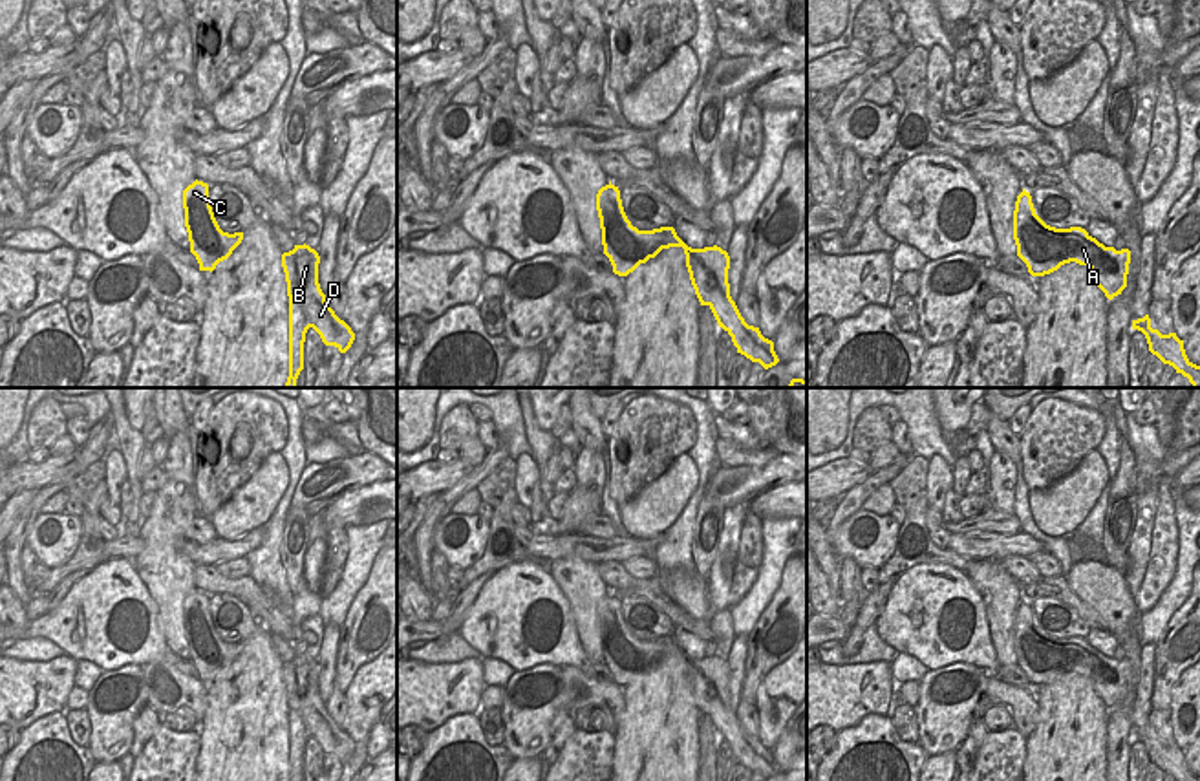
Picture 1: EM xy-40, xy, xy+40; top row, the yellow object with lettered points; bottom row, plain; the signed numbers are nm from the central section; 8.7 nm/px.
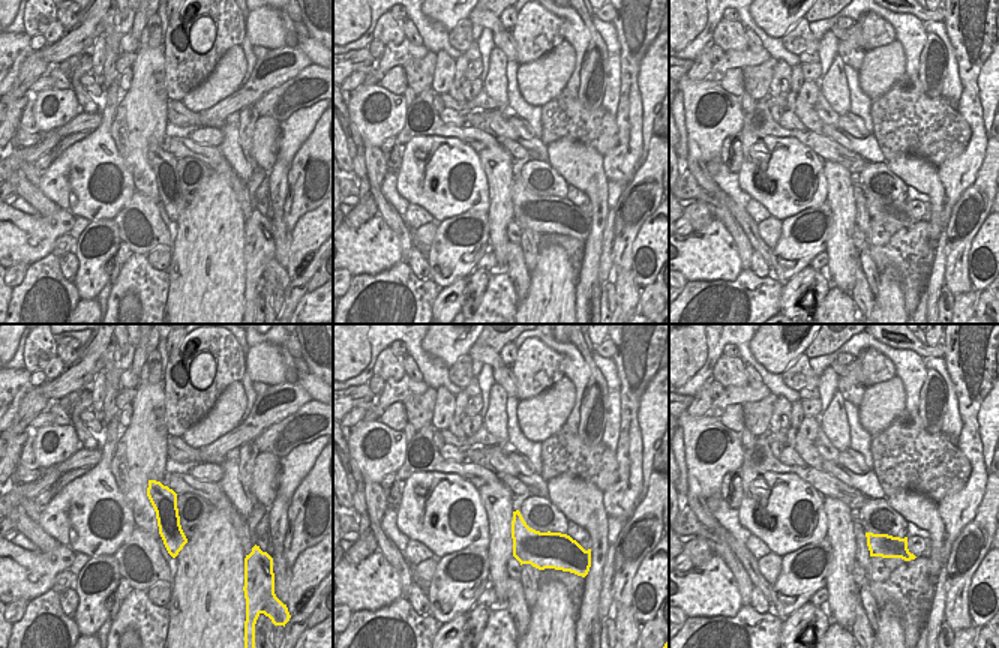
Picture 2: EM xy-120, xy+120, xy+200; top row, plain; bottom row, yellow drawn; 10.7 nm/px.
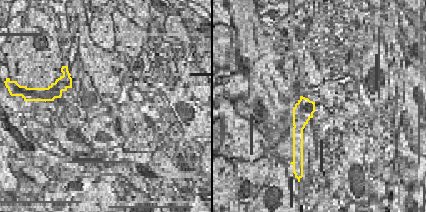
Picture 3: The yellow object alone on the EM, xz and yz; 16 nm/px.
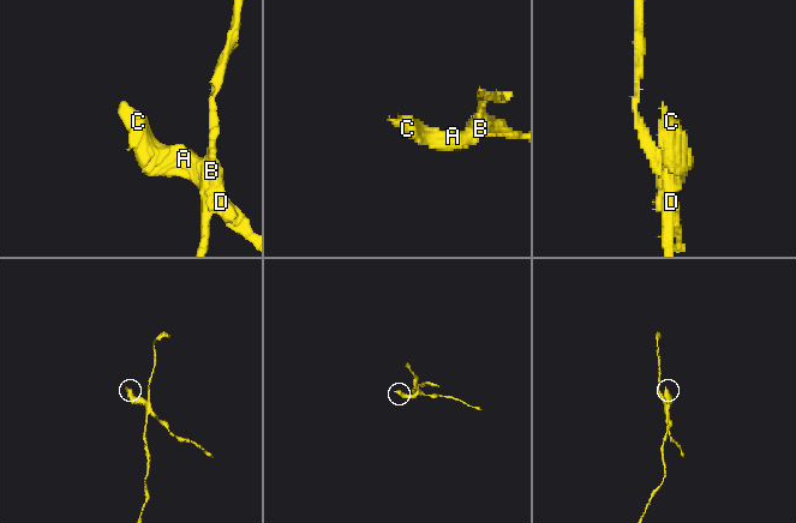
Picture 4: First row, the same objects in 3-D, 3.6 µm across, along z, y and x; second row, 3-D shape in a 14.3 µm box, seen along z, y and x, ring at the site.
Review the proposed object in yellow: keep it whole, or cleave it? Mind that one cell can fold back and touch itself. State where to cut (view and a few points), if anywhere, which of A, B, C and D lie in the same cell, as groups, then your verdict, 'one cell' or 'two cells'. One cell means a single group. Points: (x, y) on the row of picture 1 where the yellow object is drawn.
cut xy-40 (297, 258), (297, 273), (293, 277), (317, 299), (324, 299); groups A C D / B; two cells

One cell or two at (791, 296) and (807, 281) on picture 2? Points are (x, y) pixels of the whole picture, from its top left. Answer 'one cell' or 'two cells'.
one cell

